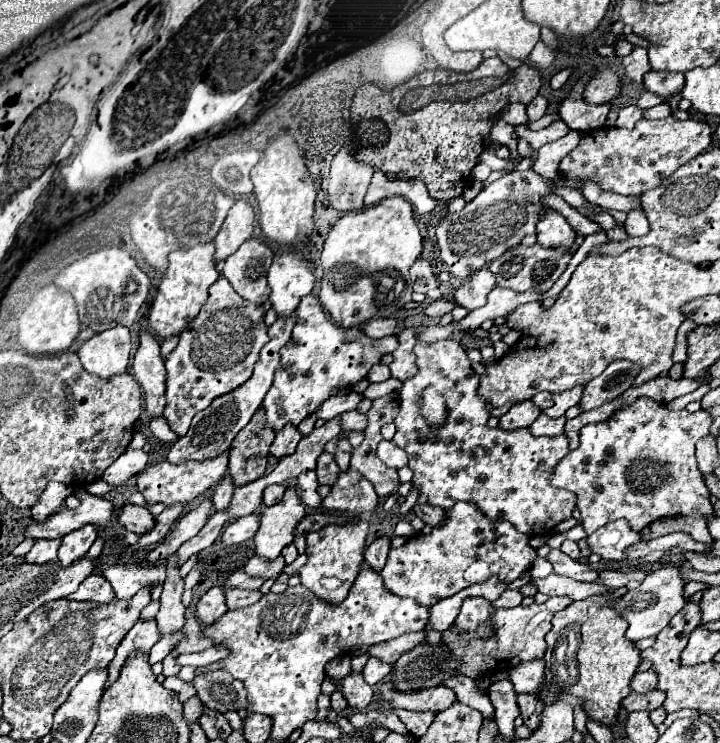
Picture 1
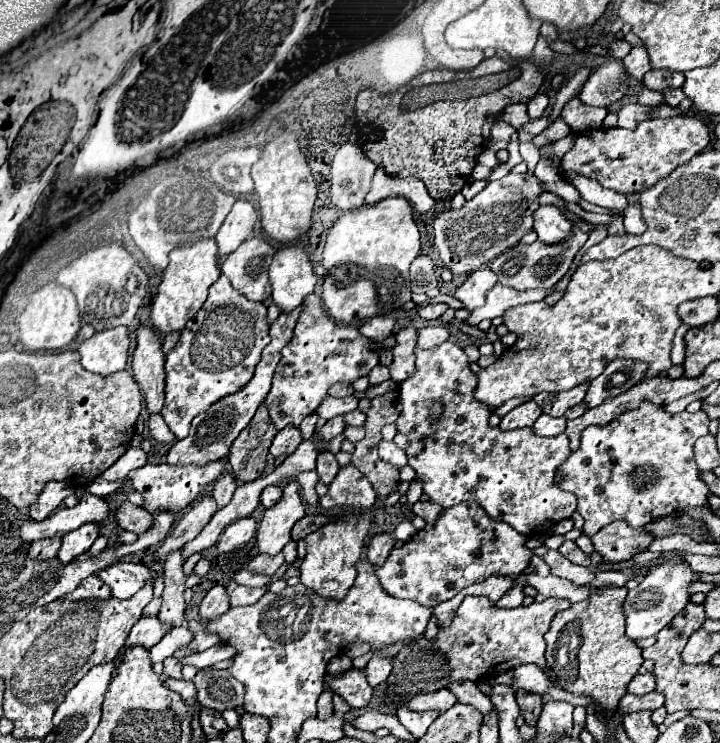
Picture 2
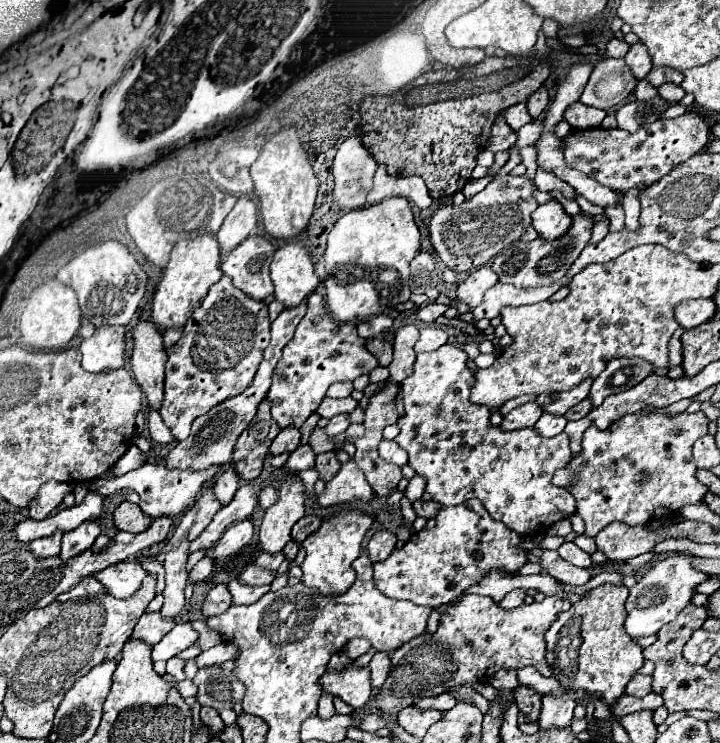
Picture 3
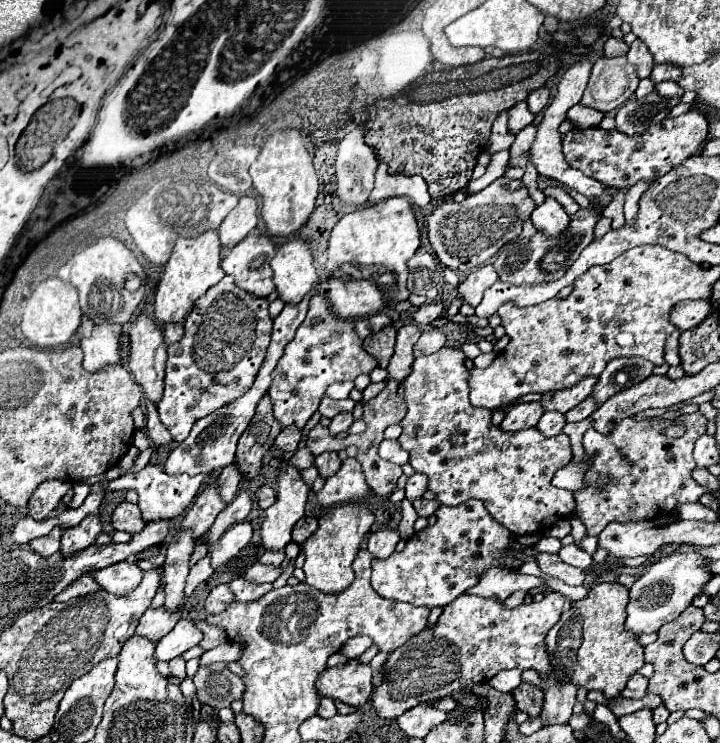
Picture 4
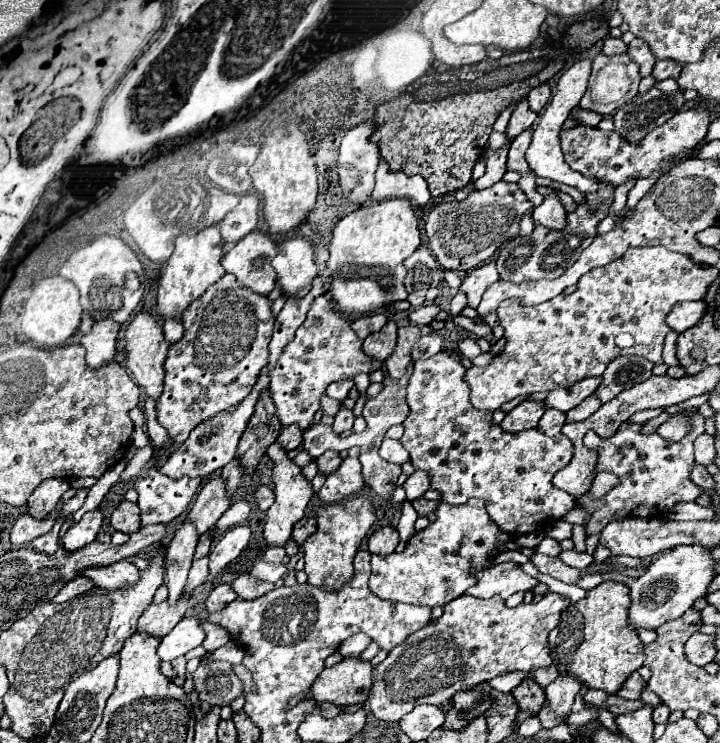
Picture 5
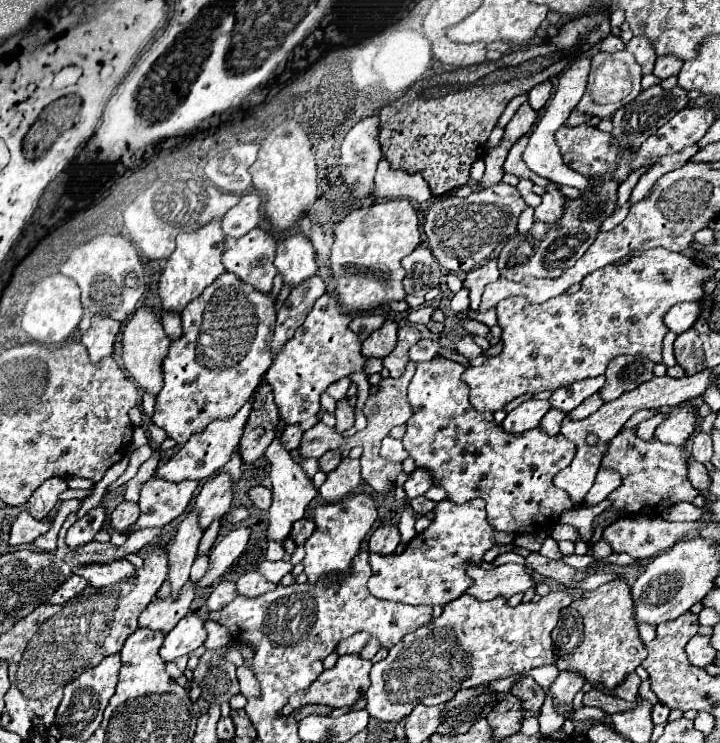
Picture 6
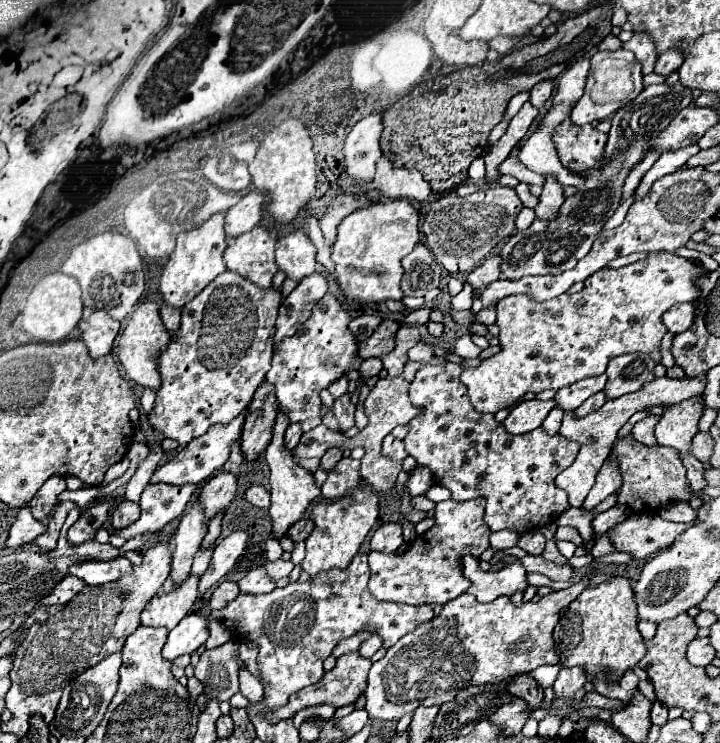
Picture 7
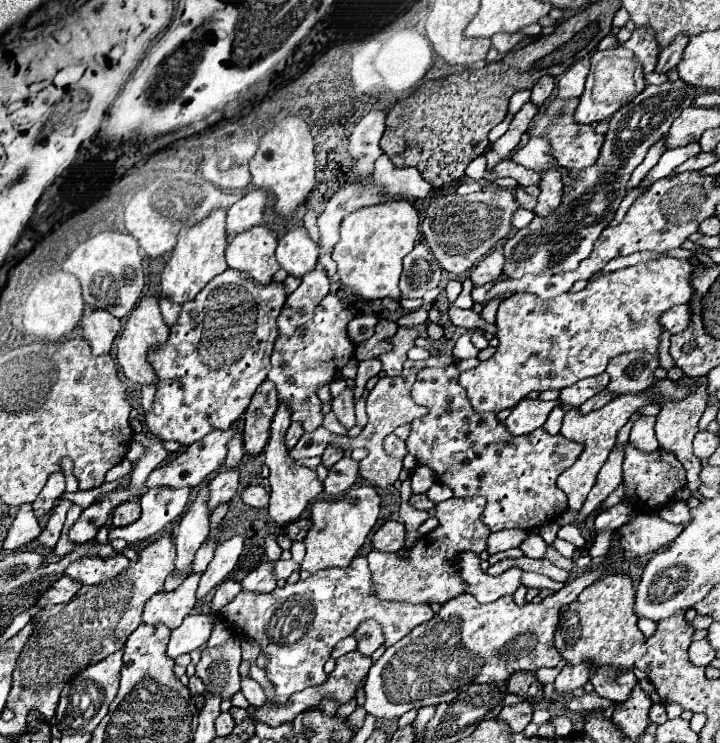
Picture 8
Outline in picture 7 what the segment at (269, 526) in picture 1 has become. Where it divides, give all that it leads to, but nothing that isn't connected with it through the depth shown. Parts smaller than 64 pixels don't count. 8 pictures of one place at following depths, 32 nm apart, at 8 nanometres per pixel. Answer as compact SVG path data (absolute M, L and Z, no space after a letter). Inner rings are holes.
M278 412L276 424L274 424L274 438L264 452L264 458L270 466L270 486L272 486L272 490L270 490L272 492L272 504L268 510L270 518L272 518L272 538L286 536L290 526L304 516L308 504L320 496L320 488L316 486L312 474L306 472L302 466L298 466L294 462L294 456L284 448L284 430L286 428L288 428L288 418L282 412Z

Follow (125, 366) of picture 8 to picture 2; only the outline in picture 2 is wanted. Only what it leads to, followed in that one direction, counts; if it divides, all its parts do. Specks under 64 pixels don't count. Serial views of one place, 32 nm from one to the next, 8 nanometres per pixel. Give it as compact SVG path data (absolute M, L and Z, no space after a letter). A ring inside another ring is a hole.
M150 326L136 330L138 346L132 356L134 378L144 390L146 408L150 414L160 414L164 408L164 354L160 350L162 340Z

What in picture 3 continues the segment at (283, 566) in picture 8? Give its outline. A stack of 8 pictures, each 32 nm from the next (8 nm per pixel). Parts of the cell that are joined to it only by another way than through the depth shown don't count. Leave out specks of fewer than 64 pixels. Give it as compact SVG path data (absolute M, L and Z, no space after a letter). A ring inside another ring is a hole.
M248 566L240 576L238 580L246 586L264 586L264 584L270 584L274 580L276 572L270 572L270 570L262 570L262 568L256 568L256 566Z

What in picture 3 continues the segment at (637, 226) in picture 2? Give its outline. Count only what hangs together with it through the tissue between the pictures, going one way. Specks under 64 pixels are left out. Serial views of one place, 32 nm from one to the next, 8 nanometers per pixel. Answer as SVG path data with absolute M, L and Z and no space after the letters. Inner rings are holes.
M634 188L630 192L626 192L626 200L624 200L624 212L626 212L626 228L630 232L640 230L640 206L638 206L638 194L642 188Z

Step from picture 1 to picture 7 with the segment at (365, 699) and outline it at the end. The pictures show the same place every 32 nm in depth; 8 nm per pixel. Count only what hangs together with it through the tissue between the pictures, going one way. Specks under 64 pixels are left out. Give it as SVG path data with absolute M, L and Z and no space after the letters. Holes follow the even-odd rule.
M352 652L352 654L344 654L336 660L336 666L332 670L328 670L320 682L296 692L290 696L288 704L274 710L272 714L268 714L268 720L270 722L276 722L276 720L286 720L286 718L292 718L298 710L306 708L306 706L316 706L316 704L330 704L334 708L340 708L340 706L348 706L348 704L354 704L358 700L358 696L364 694L364 688L368 686L368 670L370 670L372 662L362 658L358 652Z

